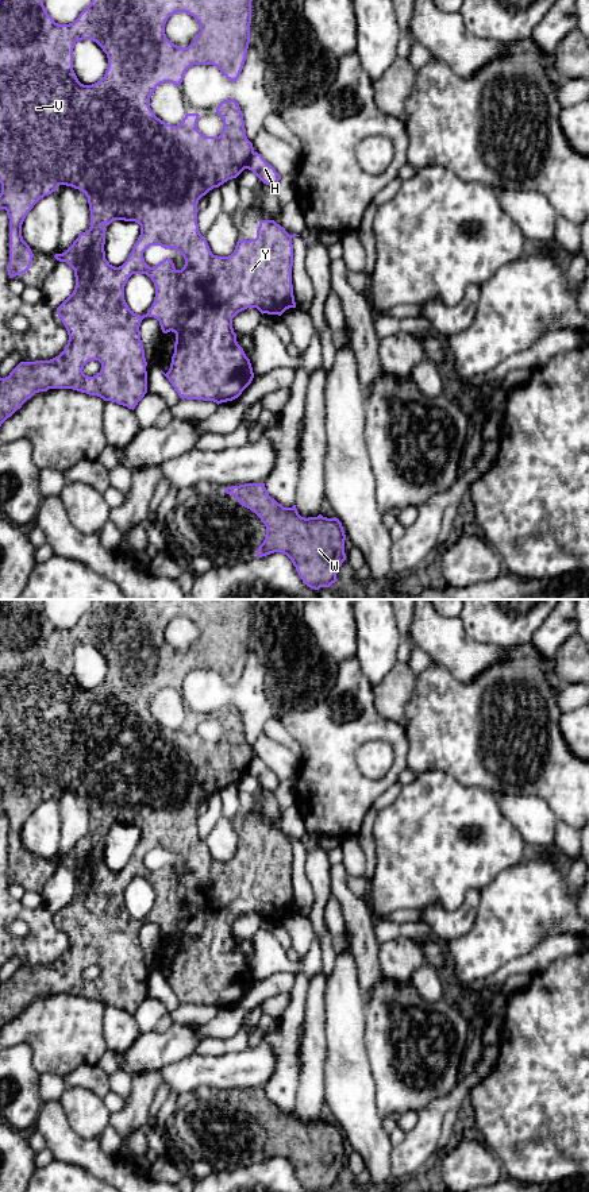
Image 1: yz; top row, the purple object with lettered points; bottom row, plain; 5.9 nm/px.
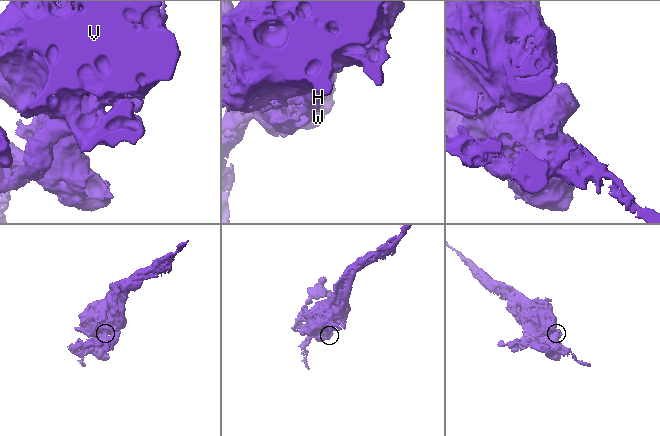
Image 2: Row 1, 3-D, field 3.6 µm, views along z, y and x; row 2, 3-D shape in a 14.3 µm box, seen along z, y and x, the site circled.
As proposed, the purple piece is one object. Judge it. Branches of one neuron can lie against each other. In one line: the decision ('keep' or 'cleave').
cleave

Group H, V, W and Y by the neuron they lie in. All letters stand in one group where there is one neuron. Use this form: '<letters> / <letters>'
H / V W Y

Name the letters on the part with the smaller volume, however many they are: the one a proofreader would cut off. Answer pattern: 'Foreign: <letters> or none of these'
Foreign: H

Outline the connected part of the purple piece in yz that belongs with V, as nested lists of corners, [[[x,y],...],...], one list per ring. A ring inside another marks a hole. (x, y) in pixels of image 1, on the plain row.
[[[0,599],[0,814],[5,814],[9,823],[9,867],[7,871],[9,883],[28,876],[31,871],[34,859],[30,850],[23,845],[22,829],[27,818],[41,803],[55,796],[59,790],[66,790],[78,794],[88,802],[91,815],[89,834],[80,838],[65,857],[54,860],[57,865],[66,867],[74,875],[76,882],[76,891],[73,898],[57,913],[57,919],[63,927],[69,940],[68,949],[58,961],[50,965],[20,967],[9,977],[8,981],[0,983],[0,1031],[35,998],[47,996],[49,994],[73,994],[89,1000],[97,1000],[104,1006],[112,1006],[134,1015],[138,1007],[147,998],[147,967],[145,963],[145,954],[139,936],[142,925],[147,921],[159,926],[163,938],[170,936],[176,938],[174,958],[172,961],[170,973],[166,979],[162,975],[161,977],[169,984],[180,1003],[213,1006],[219,1010],[222,1007],[238,1003],[242,996],[251,988],[254,983],[253,972],[243,953],[236,946],[236,938],[232,933],[232,923],[247,913],[257,913],[262,919],[267,918],[278,921],[281,921],[289,913],[296,913],[292,890],[292,844],[285,833],[277,829],[274,825],[261,825],[255,844],[238,845],[234,857],[228,861],[213,860],[207,845],[199,836],[197,809],[199,805],[209,795],[219,792],[228,784],[236,783],[249,771],[250,763],[254,759],[254,752],[246,741],[245,725],[240,711],[234,703],[224,705],[217,710],[216,717],[223,724],[223,734],[219,741],[205,741],[197,734],[197,726],[200,721],[199,718],[186,717],[180,729],[172,730],[158,724],[150,713],[150,702],[157,691],[163,687],[172,687],[180,691],[185,676],[193,670],[213,670],[226,680],[227,684],[236,687],[243,674],[250,648],[251,606],[253,599],[93,599],[91,609],[78,620],[73,628],[58,629],[47,618],[43,610],[43,599]],[[177,617],[185,617],[193,621],[200,629],[200,637],[188,652],[180,652],[172,648],[165,639],[165,629],[168,624]],[[82,644],[91,644],[96,647],[108,663],[108,671],[104,682],[92,690],[81,688],[73,675],[73,653],[74,649]],[[113,825],[135,826],[140,830],[140,840],[134,849],[132,856],[130,857],[127,865],[119,872],[112,871],[105,864],[104,856],[107,833],[103,830],[109,830]],[[150,850],[161,850],[165,855],[174,853],[184,861],[184,872],[177,875],[173,865],[168,861],[157,871],[150,872],[143,863],[143,857]],[[132,879],[146,879],[151,883],[155,891],[154,907],[143,921],[134,918],[124,904],[124,891]],[[91,965],[99,965],[101,968],[101,975],[93,981],[86,981],[82,973]]]

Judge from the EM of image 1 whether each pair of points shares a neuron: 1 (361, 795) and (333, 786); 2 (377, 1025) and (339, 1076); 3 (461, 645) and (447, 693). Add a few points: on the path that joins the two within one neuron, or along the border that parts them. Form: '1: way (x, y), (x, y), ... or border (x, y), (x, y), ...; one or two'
1: way (354, 795), (342, 795), (339, 793); one
2: border (365, 1009), (365, 1053), (372, 1072); two
3: border (432, 660), (461, 682), (470, 682), (482, 671); two

